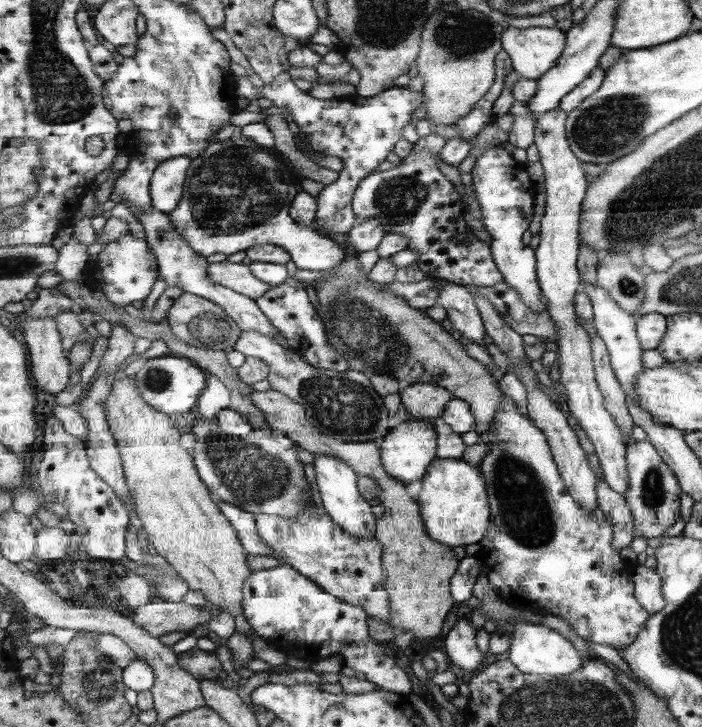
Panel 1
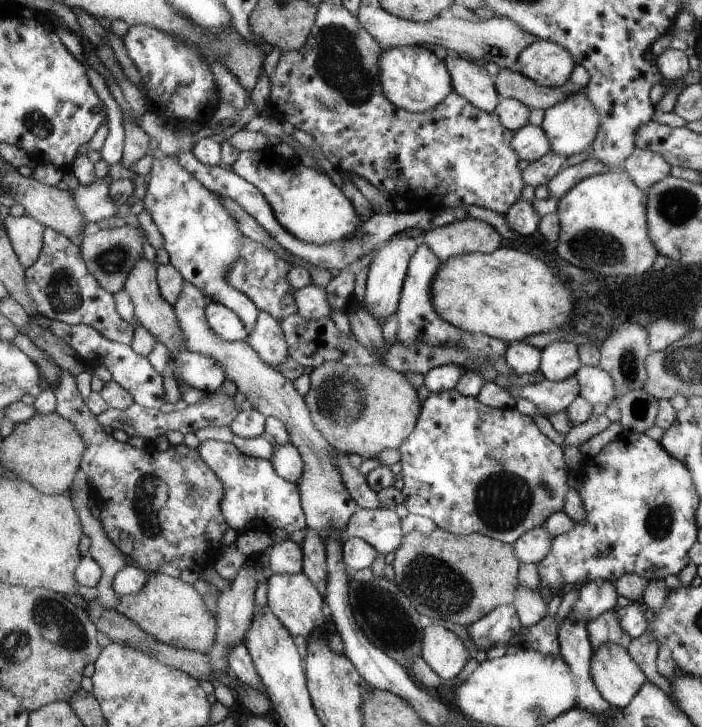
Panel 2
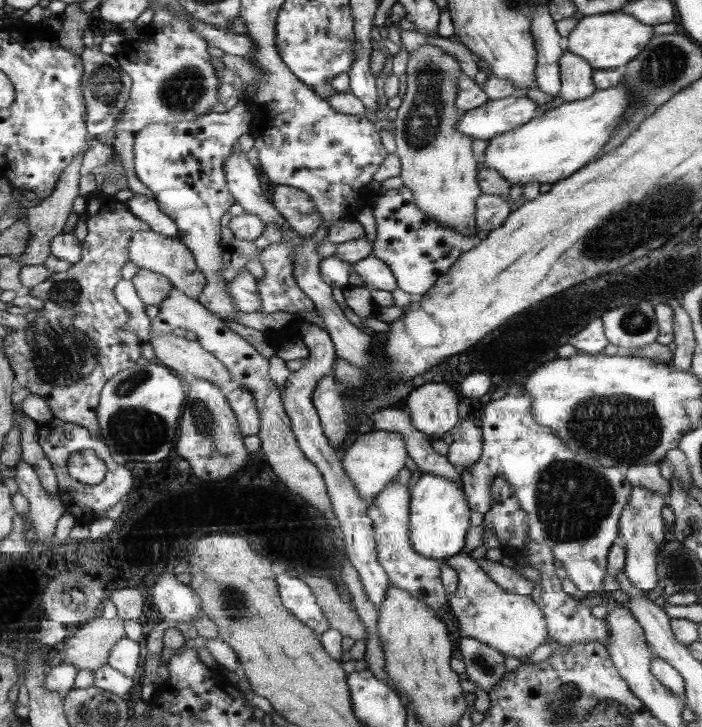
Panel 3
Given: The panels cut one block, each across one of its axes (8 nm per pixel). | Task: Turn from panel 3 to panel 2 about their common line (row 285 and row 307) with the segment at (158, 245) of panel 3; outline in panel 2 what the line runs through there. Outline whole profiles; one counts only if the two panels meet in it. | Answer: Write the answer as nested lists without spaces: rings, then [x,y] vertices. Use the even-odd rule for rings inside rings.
[[[184,282],[178,302],[174,304],[176,315],[183,326],[184,334],[187,335],[187,351],[198,354],[208,354],[220,366],[227,368],[227,380],[238,386],[238,392],[242,392],[251,402],[254,409],[264,414],[265,417],[280,419],[287,428],[290,443],[298,449],[300,458],[304,462],[304,474],[298,480],[298,490],[305,521],[308,530],[314,530],[320,538],[328,538],[332,530],[340,530],[347,537],[348,525],[351,517],[360,508],[342,482],[340,470],[336,466],[334,448],[320,434],[311,418],[311,410],[304,396],[298,393],[292,380],[280,374],[279,370],[268,366],[263,358],[250,343],[244,341],[228,342],[220,338],[219,334],[211,329],[207,321],[206,308],[211,300],[199,289],[199,287]]]

